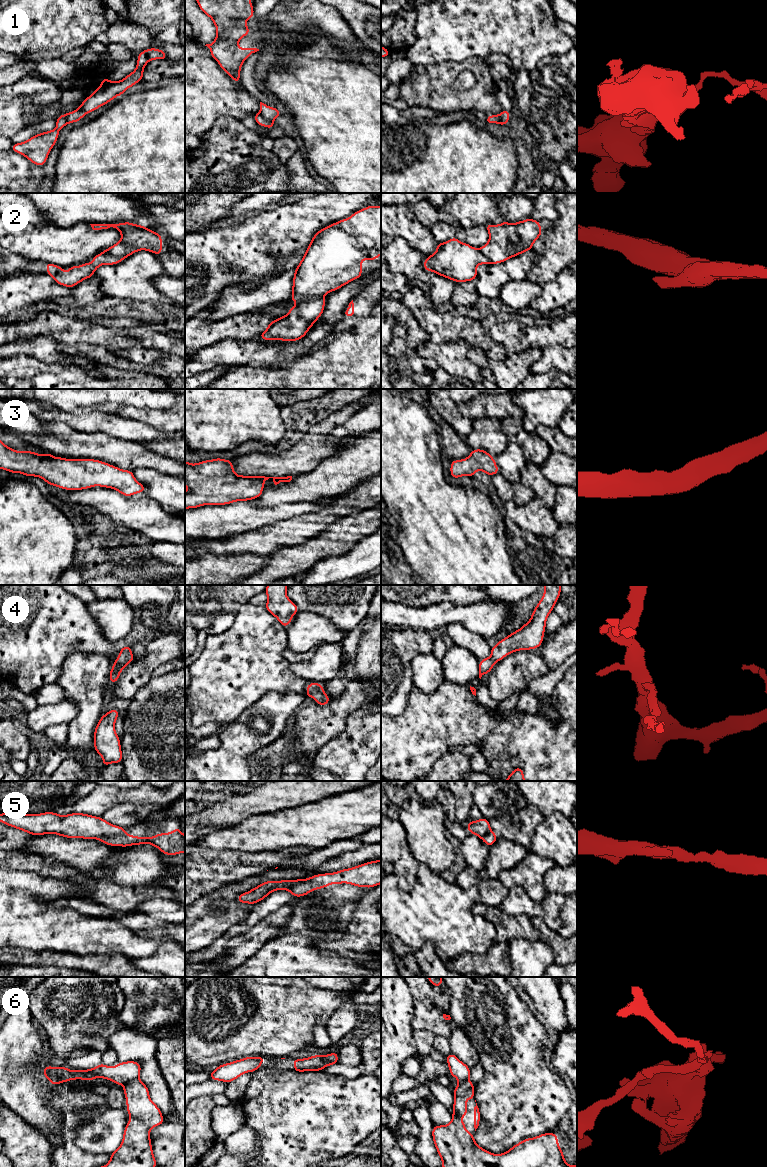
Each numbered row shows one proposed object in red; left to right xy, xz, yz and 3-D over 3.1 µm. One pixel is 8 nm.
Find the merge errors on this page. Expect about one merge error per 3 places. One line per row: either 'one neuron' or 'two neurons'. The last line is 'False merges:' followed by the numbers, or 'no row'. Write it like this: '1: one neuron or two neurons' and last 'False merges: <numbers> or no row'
1: two neurons
2: two neurons
3: one neuron
4: one neuron
5: two neurons
6: two neurons
False merges: 1, 2, 5, 6

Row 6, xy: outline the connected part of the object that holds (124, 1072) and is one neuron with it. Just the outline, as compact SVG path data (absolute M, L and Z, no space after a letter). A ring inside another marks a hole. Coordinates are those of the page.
M136 1061L119 1062L113 1067L104 1065L101 1062L98 1066L86 1070L69 1070L65 1066L44 1066L43 1069L43 1075L50 1081L51 1085L58 1085L77 1079L91 1081L95 1078L103 1078L117 1085L125 1085L139 1078L140 1072L141 1064Z

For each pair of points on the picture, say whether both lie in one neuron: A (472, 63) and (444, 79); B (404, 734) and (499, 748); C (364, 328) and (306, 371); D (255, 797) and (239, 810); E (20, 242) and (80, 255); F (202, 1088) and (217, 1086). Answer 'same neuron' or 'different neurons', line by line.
A: same neuron
B: same neuron
C: same neuron
D: same neuron
E: same neuron
F: same neuron

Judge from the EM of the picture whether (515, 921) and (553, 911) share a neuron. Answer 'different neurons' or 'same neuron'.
different neurons

